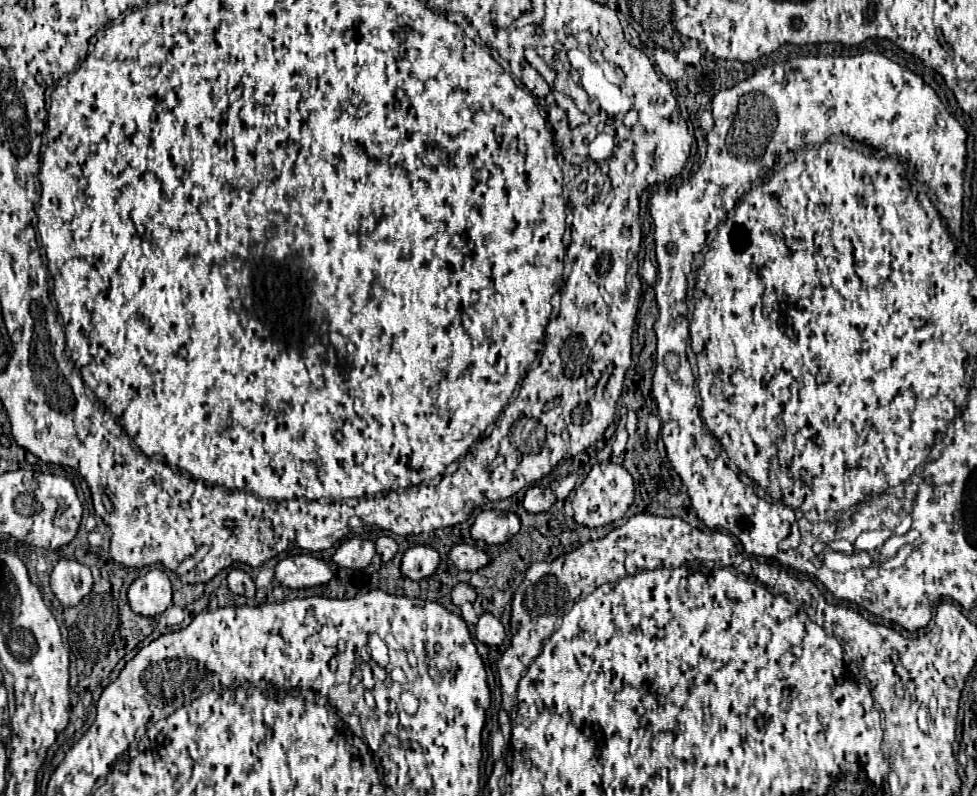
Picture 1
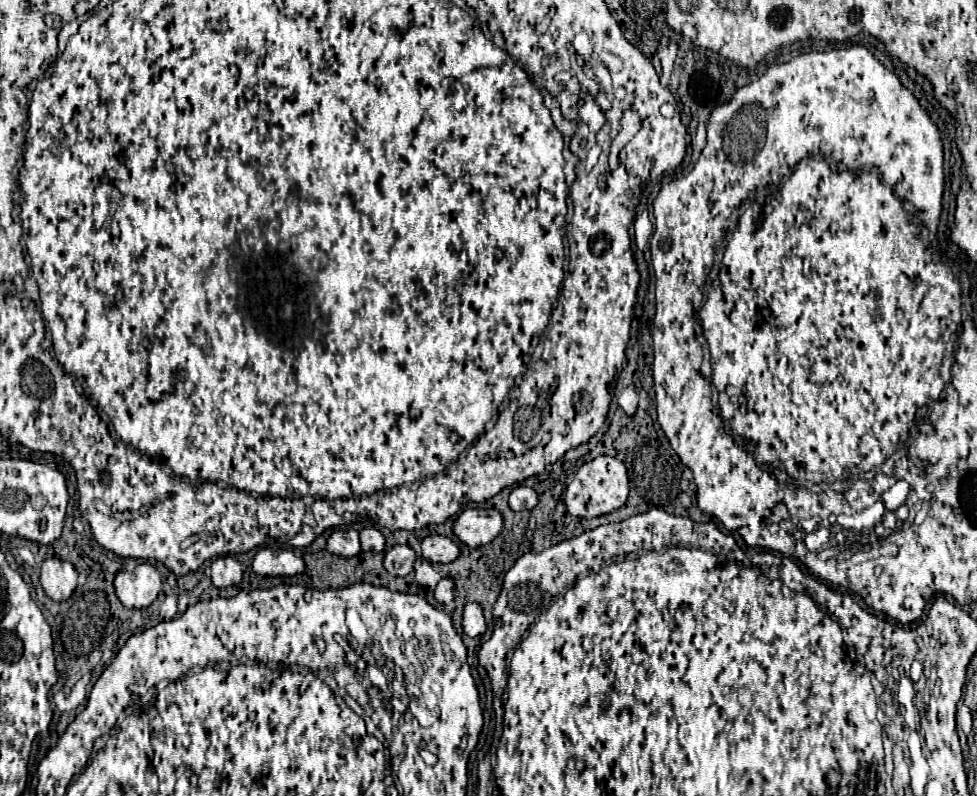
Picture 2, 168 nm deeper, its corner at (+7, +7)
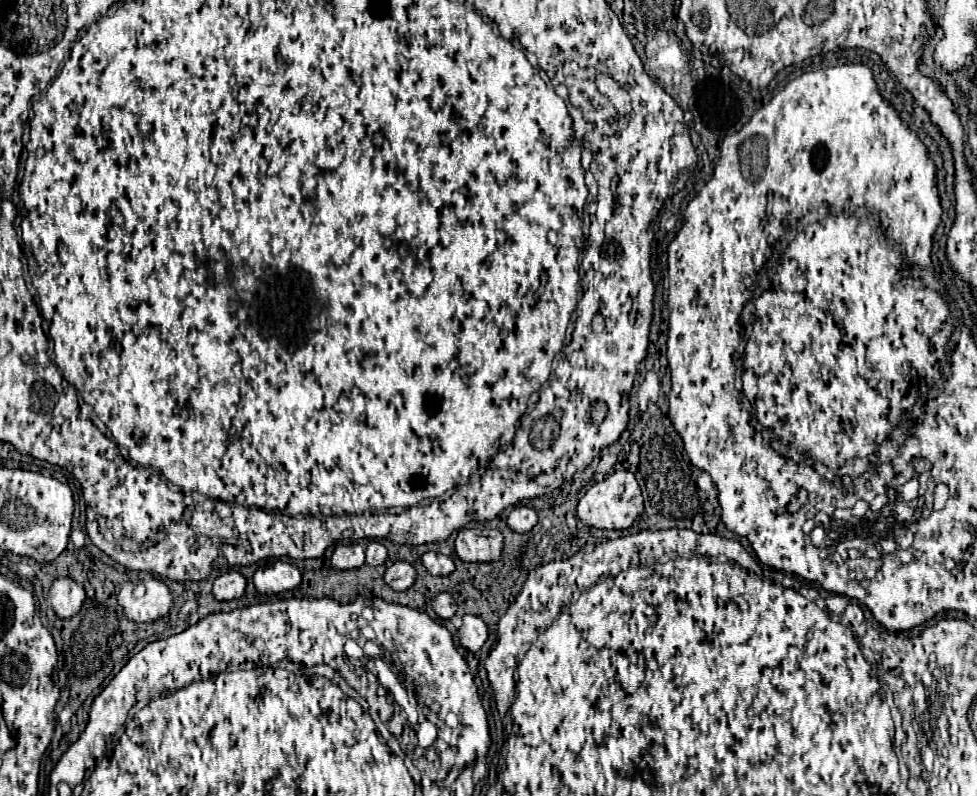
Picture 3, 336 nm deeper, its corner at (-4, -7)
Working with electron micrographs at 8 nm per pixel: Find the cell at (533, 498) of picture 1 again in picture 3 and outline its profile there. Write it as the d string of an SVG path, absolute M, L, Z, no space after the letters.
M515 506L507 518L507 526L513 532L529 532L537 524L537 512L527 506Z

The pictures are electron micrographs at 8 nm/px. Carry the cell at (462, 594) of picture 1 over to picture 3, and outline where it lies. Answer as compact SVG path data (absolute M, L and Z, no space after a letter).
M441 592L441 594L435 596L435 600L433 600L433 612L435 612L439 618L445 618L445 620L447 620L447 618L453 618L455 610L457 610L457 606L455 606L451 594Z

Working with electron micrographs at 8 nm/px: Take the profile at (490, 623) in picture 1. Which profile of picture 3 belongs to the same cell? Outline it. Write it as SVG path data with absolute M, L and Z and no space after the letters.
M463 616L463 624L459 628L459 642L463 648L471 652L479 652L487 640L487 626L479 616Z

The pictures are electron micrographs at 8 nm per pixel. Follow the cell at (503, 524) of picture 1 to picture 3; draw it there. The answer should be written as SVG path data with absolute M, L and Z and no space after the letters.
M459 530L455 538L455 554L463 562L491 562L499 560L503 548L503 534L499 530Z

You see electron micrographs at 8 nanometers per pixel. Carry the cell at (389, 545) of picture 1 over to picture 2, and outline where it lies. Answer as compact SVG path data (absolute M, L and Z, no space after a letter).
M364 528L360 532L360 542L364 552L384 552L384 536L376 528Z

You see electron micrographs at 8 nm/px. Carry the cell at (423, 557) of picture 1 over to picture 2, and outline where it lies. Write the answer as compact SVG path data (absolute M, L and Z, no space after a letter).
M394 546L390 552L386 552L384 568L394 576L408 576L414 570L416 552L410 546Z

